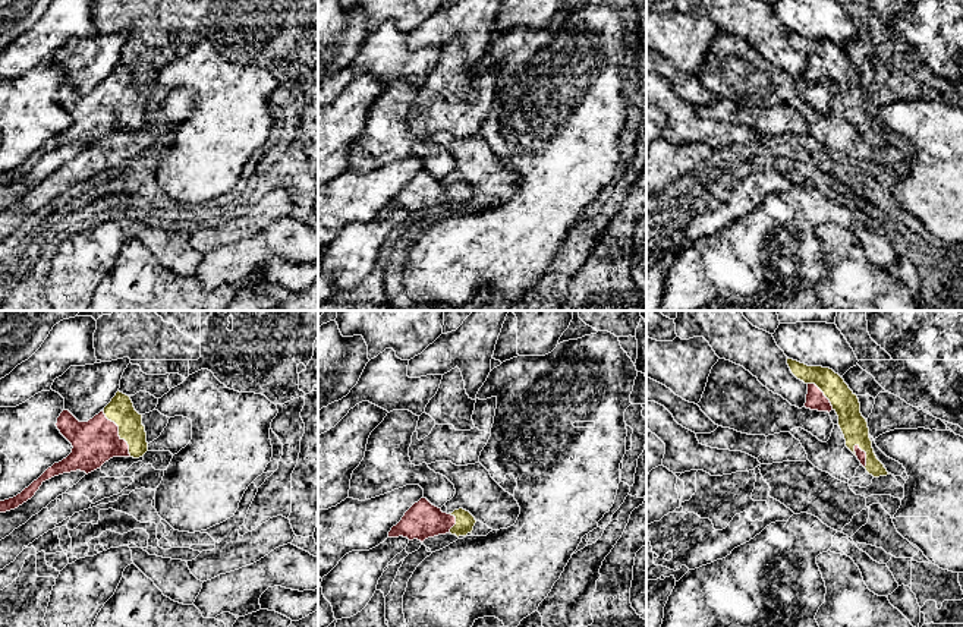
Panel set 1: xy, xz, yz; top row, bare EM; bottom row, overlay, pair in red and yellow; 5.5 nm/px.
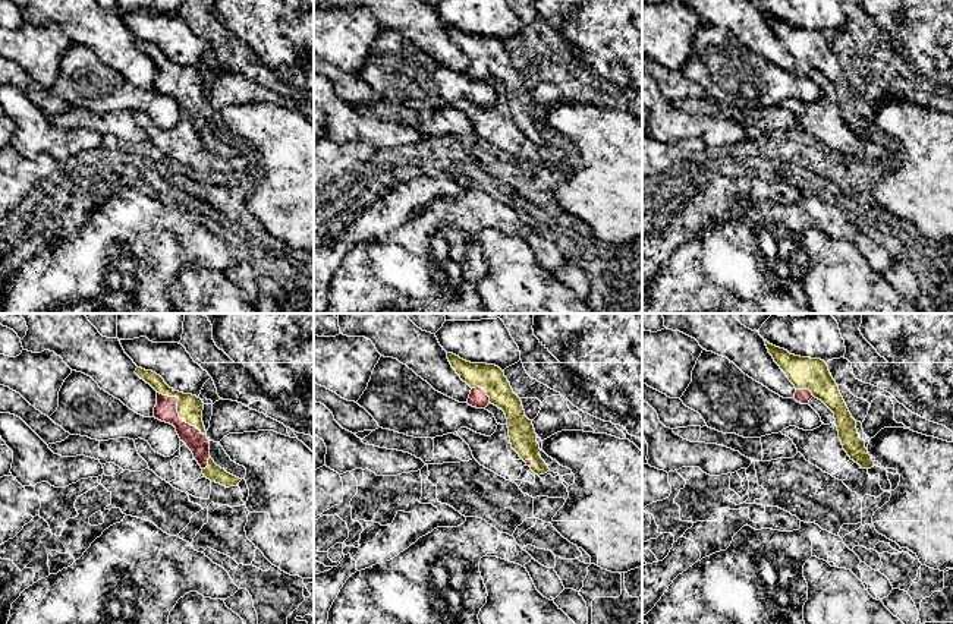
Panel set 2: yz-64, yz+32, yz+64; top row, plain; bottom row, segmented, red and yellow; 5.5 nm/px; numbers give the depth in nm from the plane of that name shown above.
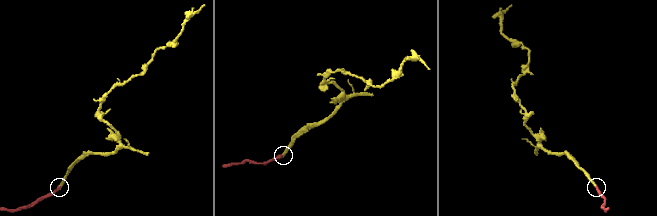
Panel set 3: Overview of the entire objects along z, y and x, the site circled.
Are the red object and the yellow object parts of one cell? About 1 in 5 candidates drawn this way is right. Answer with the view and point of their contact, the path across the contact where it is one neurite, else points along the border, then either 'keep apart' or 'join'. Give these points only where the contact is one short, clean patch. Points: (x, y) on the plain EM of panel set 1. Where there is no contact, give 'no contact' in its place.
contact xy (117, 104); join

